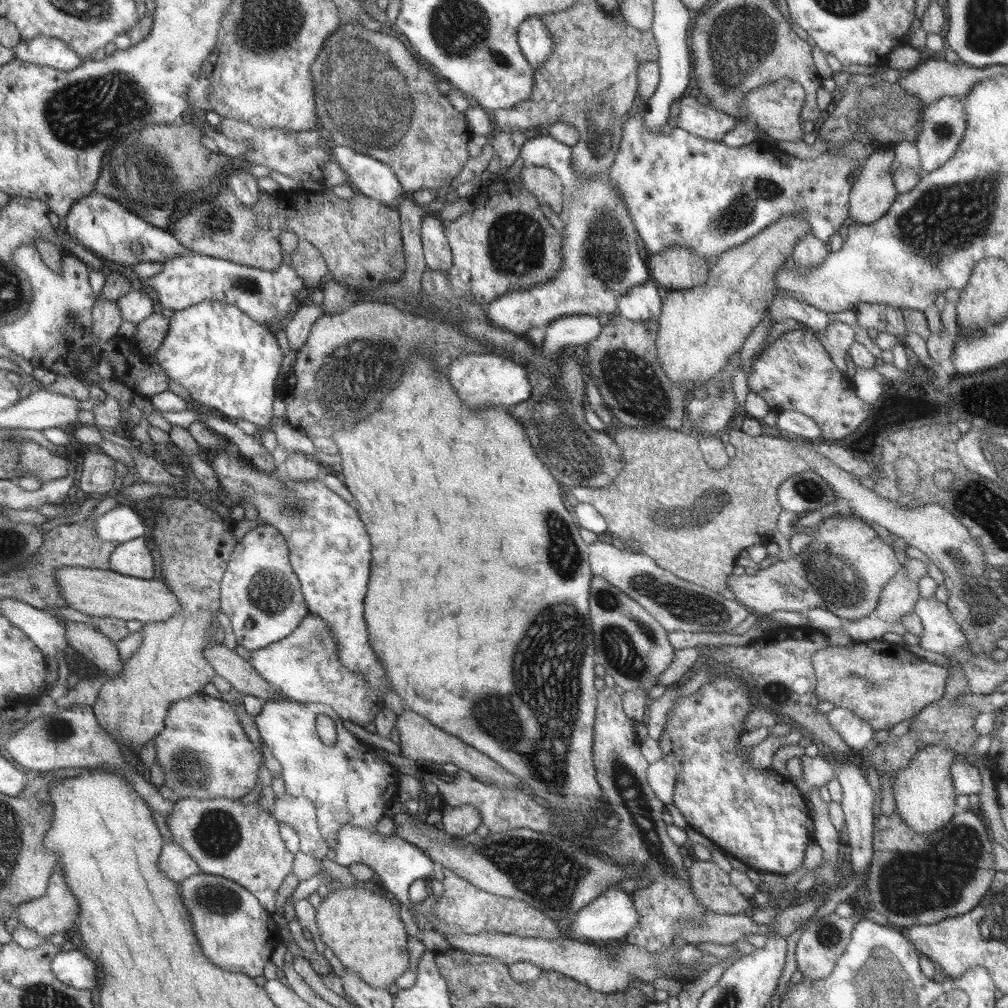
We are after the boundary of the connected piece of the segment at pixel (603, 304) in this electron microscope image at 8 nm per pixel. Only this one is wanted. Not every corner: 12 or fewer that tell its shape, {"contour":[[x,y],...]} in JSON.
{"contour":[[533,132],[525,166],[570,188],[564,266],[484,304],[524,334],[619,312],[650,280],[610,168],[576,176],[572,148]]}

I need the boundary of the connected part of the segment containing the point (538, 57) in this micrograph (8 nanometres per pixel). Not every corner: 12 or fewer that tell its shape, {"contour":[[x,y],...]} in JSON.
{"contour":[[540,17],[519,27],[532,68],[555,54],[555,38]]}

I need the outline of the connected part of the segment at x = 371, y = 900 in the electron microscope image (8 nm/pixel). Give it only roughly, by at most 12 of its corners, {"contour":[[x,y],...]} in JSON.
{"contour":[[333,886],[316,926],[372,988],[410,966],[398,906]]}

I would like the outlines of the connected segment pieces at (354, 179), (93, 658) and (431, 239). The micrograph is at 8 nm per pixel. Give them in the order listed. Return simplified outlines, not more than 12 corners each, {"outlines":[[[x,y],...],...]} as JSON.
{"outlines":[[[344,144],[332,154],[355,191],[389,207],[408,194],[389,165]],[[63,619],[70,649],[111,678],[122,672],[118,648],[96,625]],[[438,216],[422,220],[423,253],[428,269],[454,266],[451,244]]]}

